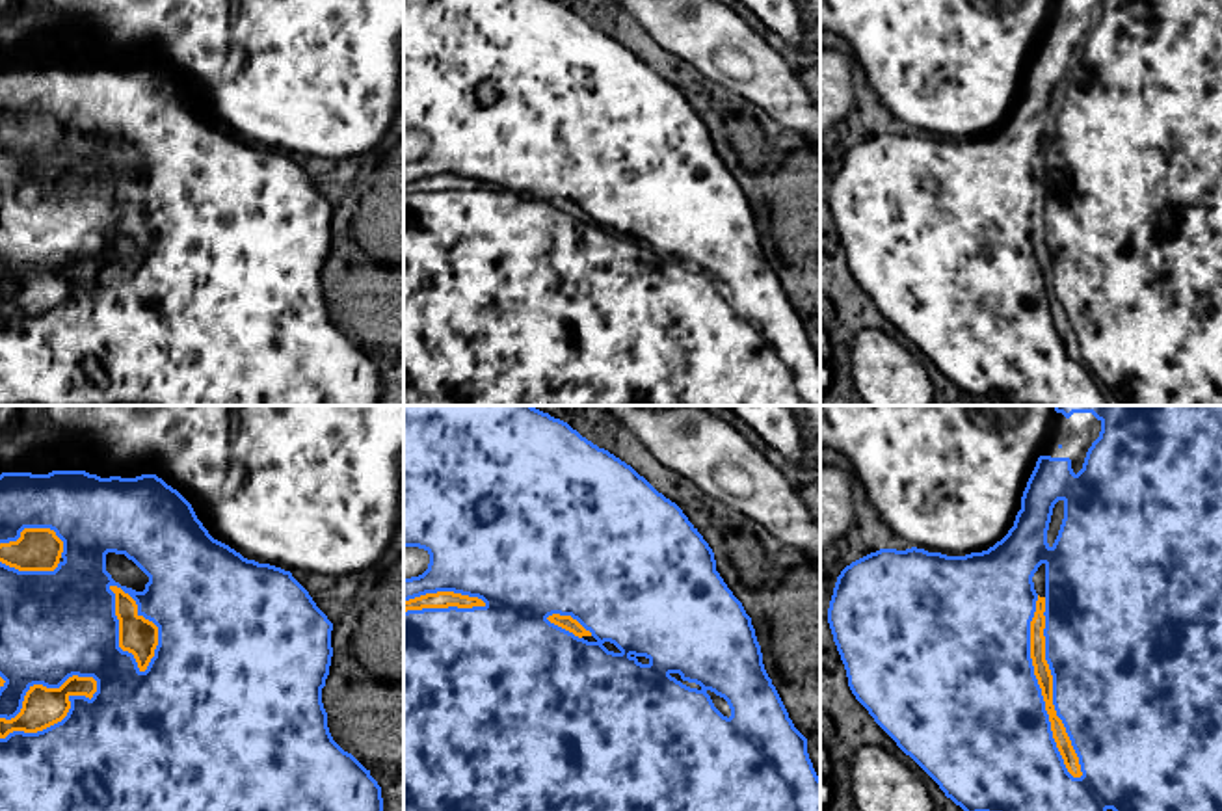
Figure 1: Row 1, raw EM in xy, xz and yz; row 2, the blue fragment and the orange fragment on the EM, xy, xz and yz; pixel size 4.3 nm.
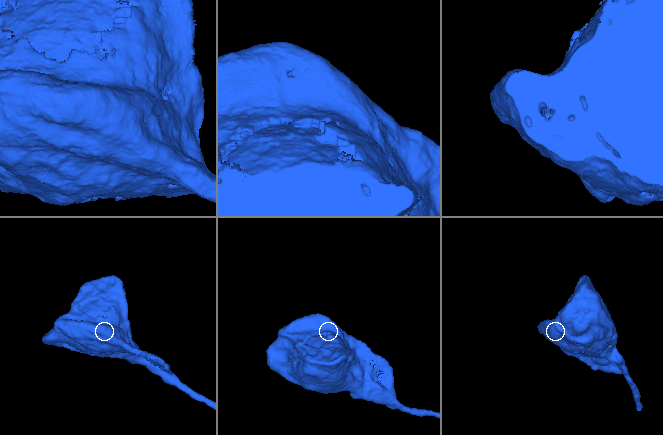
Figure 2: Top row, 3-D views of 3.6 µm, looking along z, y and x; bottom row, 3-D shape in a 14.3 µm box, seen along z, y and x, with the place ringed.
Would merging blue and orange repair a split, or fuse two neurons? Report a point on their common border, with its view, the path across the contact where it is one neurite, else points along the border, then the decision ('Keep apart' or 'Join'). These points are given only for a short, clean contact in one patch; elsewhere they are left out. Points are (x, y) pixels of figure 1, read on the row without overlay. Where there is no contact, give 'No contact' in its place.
Touches blue at yz (1040, 272). Join

